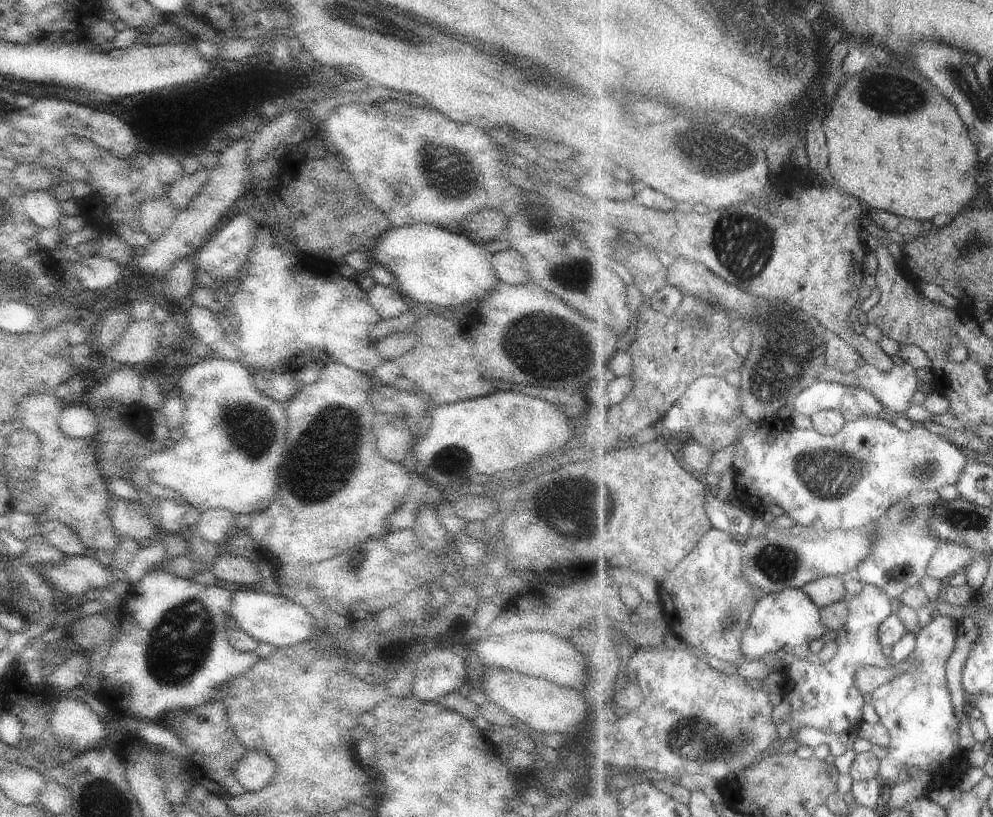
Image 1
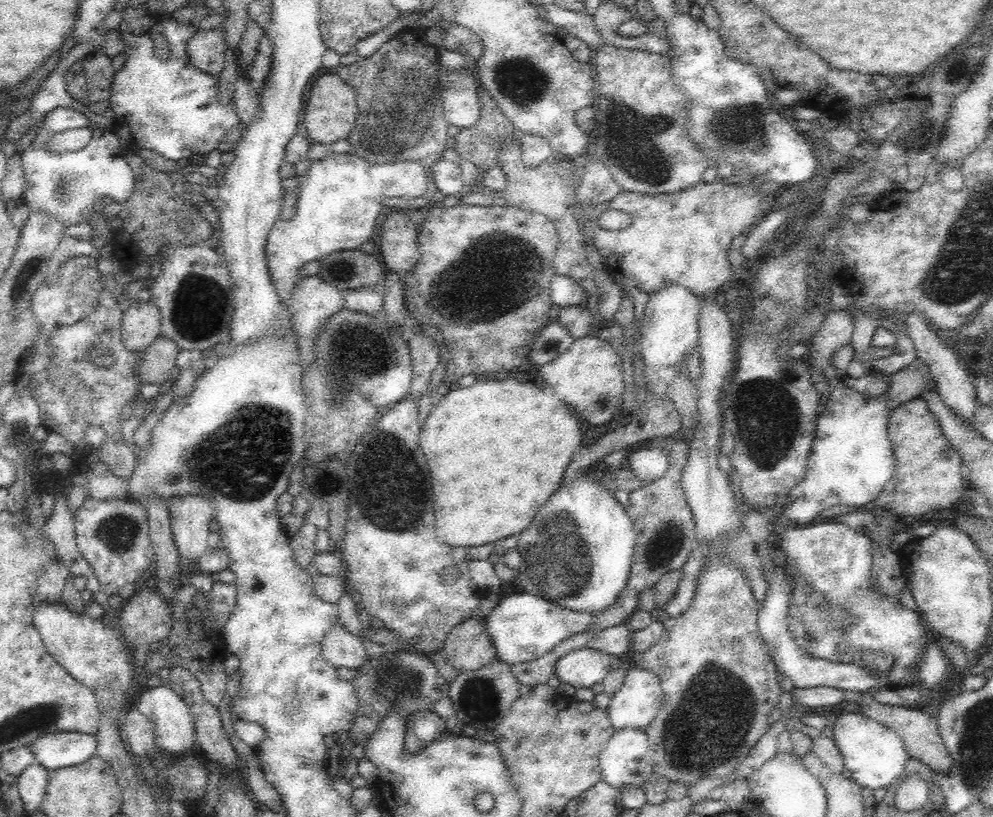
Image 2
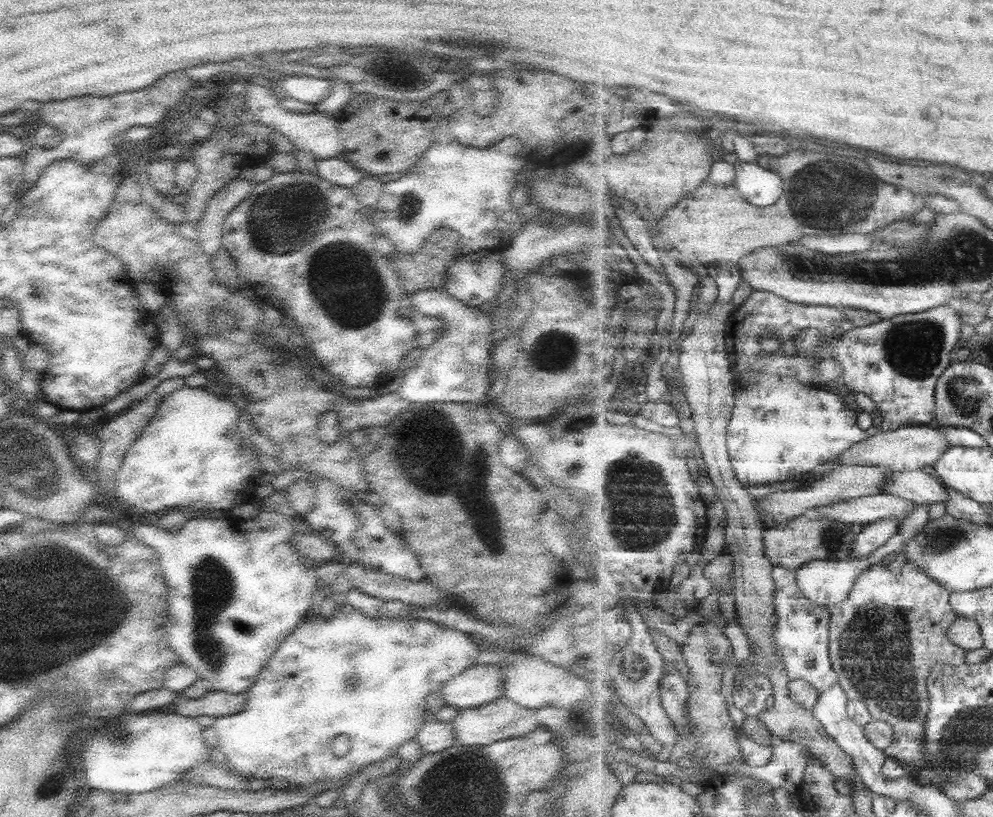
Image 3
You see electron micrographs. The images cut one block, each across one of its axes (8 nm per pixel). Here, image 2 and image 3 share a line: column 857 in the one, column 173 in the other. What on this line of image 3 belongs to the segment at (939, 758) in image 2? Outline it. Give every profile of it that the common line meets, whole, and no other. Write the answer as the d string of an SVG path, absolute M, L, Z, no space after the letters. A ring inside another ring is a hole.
M213 690L201 698L187 700L180 694L179 698L173 702L173 710L181 716L197 718L198 716L212 716L219 718L228 714L235 714L243 710L247 702L247 692L231 694L225 691Z

